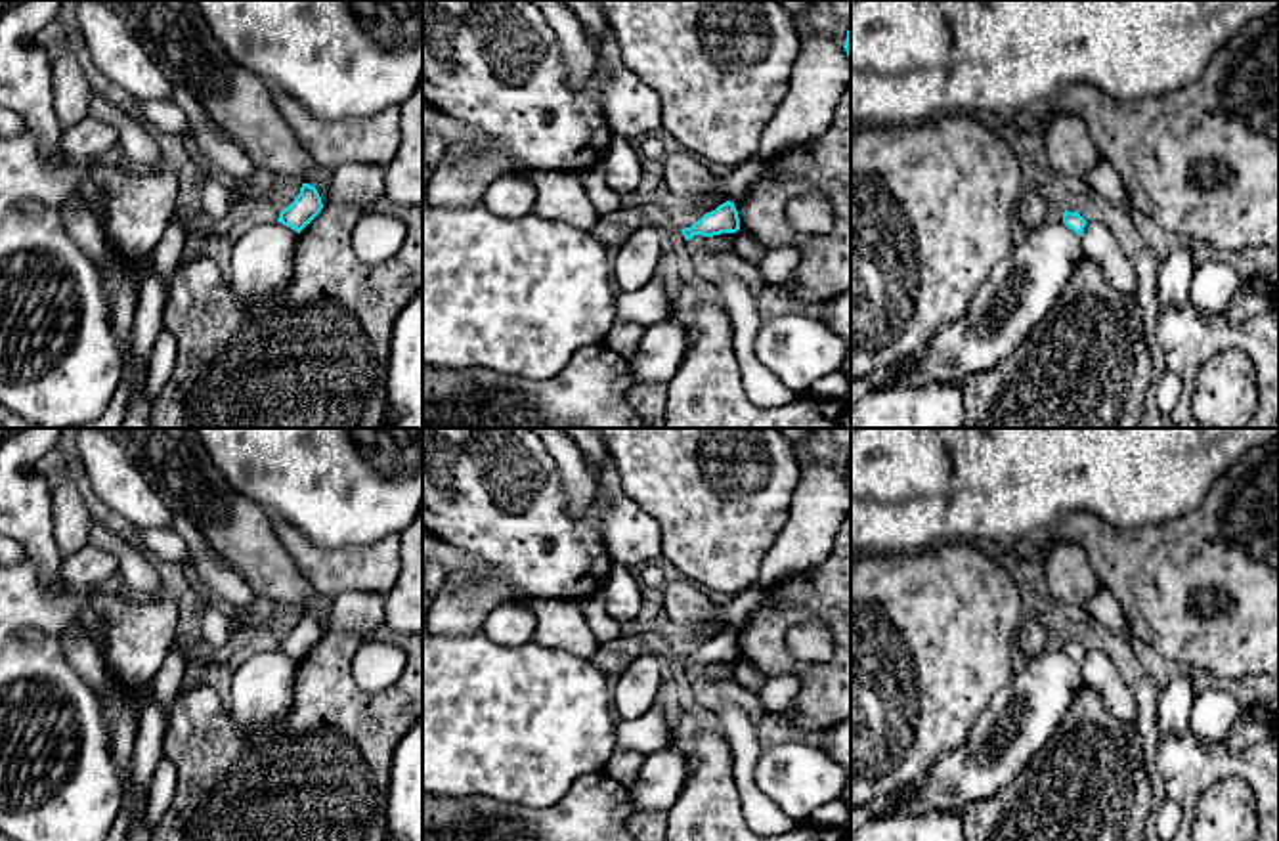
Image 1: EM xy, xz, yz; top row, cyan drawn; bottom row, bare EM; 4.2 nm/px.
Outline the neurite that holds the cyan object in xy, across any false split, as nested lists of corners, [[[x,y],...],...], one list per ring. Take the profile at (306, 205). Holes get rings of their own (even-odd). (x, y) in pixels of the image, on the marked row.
[[[302,183],[294,201],[279,212],[277,222],[300,233],[323,208],[317,189]]]

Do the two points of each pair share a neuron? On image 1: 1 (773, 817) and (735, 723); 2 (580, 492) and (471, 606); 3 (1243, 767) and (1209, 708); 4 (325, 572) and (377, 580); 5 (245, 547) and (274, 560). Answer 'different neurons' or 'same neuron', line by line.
1: same neuron
2: different neurons
3: different neurons
4: same neuron
5: same neuron

